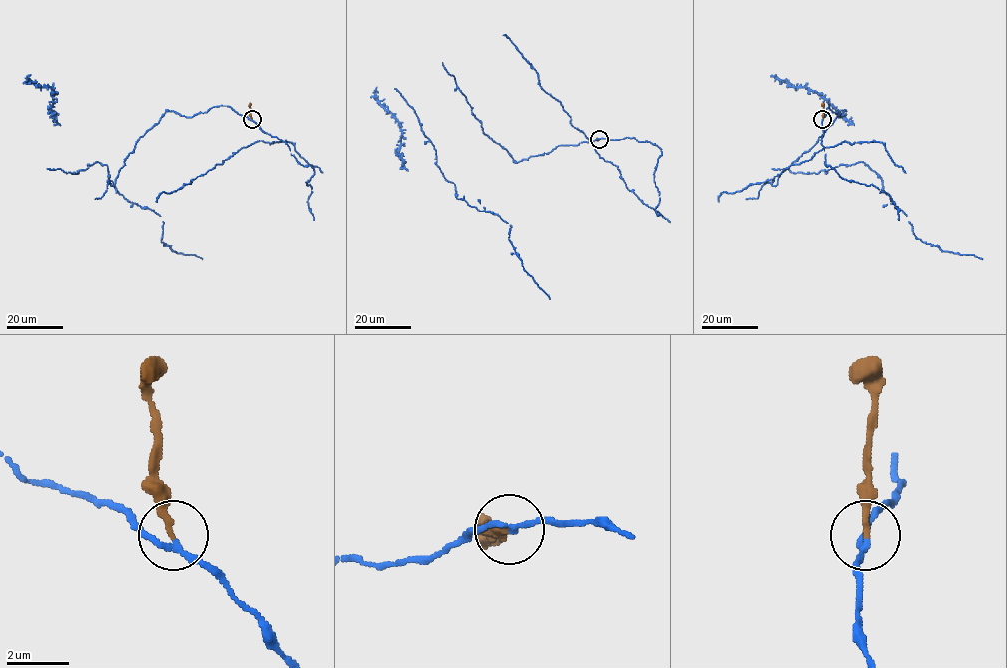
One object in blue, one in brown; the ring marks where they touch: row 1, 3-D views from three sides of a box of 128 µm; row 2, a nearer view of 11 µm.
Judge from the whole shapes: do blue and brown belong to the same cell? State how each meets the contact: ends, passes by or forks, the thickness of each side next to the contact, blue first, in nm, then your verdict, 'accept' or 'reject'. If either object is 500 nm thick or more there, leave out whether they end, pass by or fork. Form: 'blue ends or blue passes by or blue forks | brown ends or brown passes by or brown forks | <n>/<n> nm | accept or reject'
blue passes by | brown ends | 170/200 nm | reject

